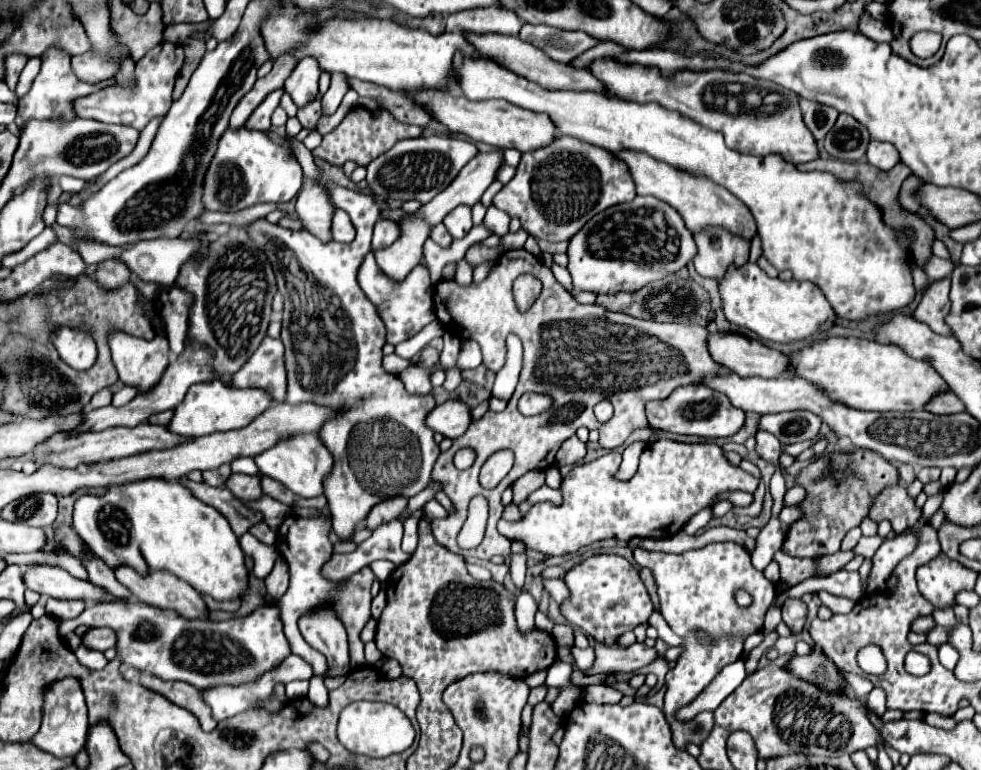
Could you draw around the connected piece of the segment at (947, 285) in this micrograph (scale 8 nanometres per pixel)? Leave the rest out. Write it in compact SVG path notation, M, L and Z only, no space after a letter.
M937 280L933 284L929 284L929 288L925 290L917 310L915 310L915 318L919 322L925 322L931 330L935 330L937 334L943 336L951 336L951 328L945 322L949 310L951 310L951 300L949 300L949 290L951 290L951 280Z

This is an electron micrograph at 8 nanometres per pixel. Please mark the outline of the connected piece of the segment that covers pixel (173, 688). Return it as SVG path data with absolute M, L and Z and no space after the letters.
M141 674L141 684L145 688L153 688L171 702L177 702L181 708L193 712L199 718L203 730L213 730L217 726L217 722L211 718L211 712L207 710L207 704L199 698L199 690L195 686L187 682L165 682L151 674Z

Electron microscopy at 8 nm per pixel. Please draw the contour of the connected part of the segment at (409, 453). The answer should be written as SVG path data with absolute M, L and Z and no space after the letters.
M325 180L325 188L331 194L331 200L337 208L345 210L355 227L358 227L357 238L351 244L341 242L321 242L313 234L305 230L283 228L281 224L271 224L267 218L259 218L251 222L245 232L255 242L255 246L269 258L275 276L277 290L283 296L283 328L281 340L285 344L285 368L287 368L287 402L315 402L331 408L345 406L345 412L335 420L327 422L319 438L331 450L335 458L333 474L325 478L325 496L329 500L331 510L331 526L339 540L347 542L359 528L359 524L367 518L373 506L379 502L405 496L411 498L419 494L431 482L431 472L435 460L439 456L439 446L433 440L433 430L425 426L423 418L431 408L435 408L435 398L431 394L409 394L403 388L399 376L389 374L381 368L383 358L383 342L385 342L385 324L373 306L373 302L359 290L355 282L355 274L363 254L371 250L371 232L373 224L379 220L379 208L373 196L365 192L341 188L329 180Z

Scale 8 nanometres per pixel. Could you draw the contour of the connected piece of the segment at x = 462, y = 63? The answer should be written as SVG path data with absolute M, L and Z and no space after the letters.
M455 58L455 68L459 70L461 76L459 88L469 100L503 98L519 108L527 108L533 112L547 112L551 120L557 124L557 130L565 136L575 136L583 142L595 144L615 154L623 150L645 152L655 160L675 166L677 170L689 172L693 176L705 176L715 184L731 190L731 194L737 196L751 210L757 222L757 234L761 234L763 256L779 272L791 270L795 280L815 282L841 318L865 320L869 316L891 316L915 300L915 286L911 276L911 244L915 232L909 226L895 230L889 224L885 224L881 206L869 200L869 196L863 192L861 182L847 182L835 178L829 172L801 172L795 168L795 164L787 162L779 154L767 154L767 156L741 154L725 146L723 134L705 130L697 122L691 122L681 114L665 110L659 104L637 104L595 92L545 90L539 84L499 64L479 58L477 60Z

